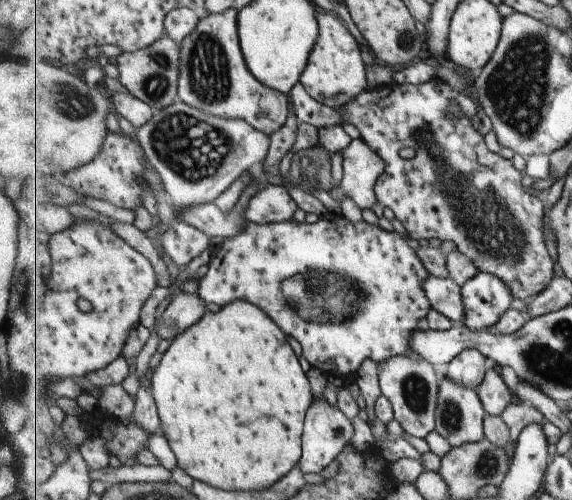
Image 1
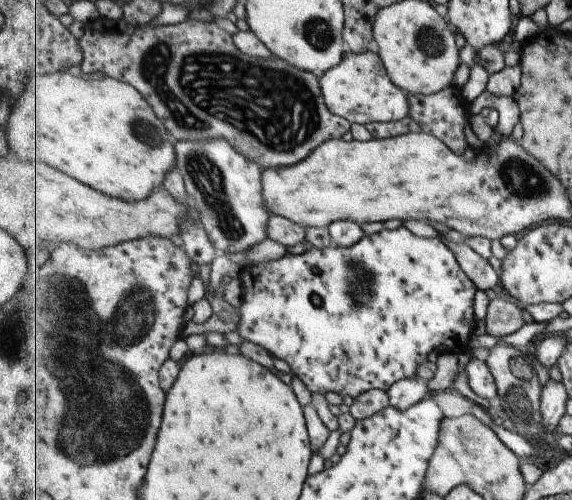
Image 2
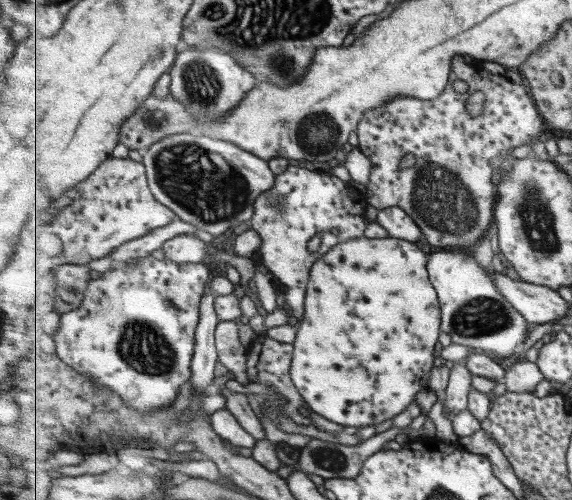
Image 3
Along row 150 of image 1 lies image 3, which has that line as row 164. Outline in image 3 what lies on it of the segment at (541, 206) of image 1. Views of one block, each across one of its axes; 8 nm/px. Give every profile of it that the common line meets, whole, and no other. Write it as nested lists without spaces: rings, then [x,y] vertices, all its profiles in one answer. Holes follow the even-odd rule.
[[[461,56],[454,58],[452,64],[451,82],[457,80],[463,80],[468,85],[465,92],[457,92],[455,86],[449,84],[445,92],[435,100],[397,96],[385,106],[369,110],[357,132],[358,147],[374,164],[367,186],[368,204],[378,211],[392,207],[403,208],[424,231],[426,241],[442,249],[469,249],[486,234],[493,222],[495,196],[498,196],[493,182],[496,163],[509,156],[513,148],[525,146],[535,138],[540,138],[543,132],[543,118],[525,79],[515,84],[505,75],[491,74],[478,63]],[[477,91],[484,92],[487,100],[483,115],[473,118],[467,110],[467,101]],[[407,154],[413,154],[416,162],[412,167],[401,168],[401,160]]]

